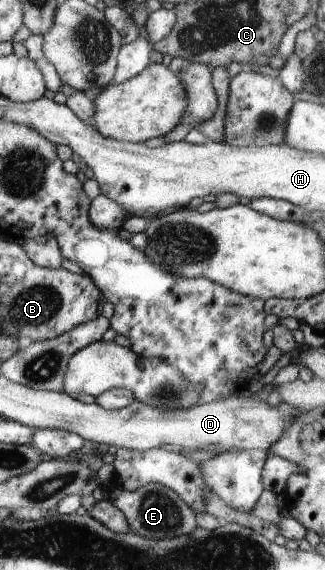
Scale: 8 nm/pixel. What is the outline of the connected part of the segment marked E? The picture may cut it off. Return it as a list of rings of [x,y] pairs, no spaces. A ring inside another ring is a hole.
[[[148,483],[134,492],[116,487],[109,493],[109,500],[124,513],[131,530],[141,537],[158,541],[174,539],[180,535],[188,535],[198,527],[193,509],[176,492],[161,484]]]

